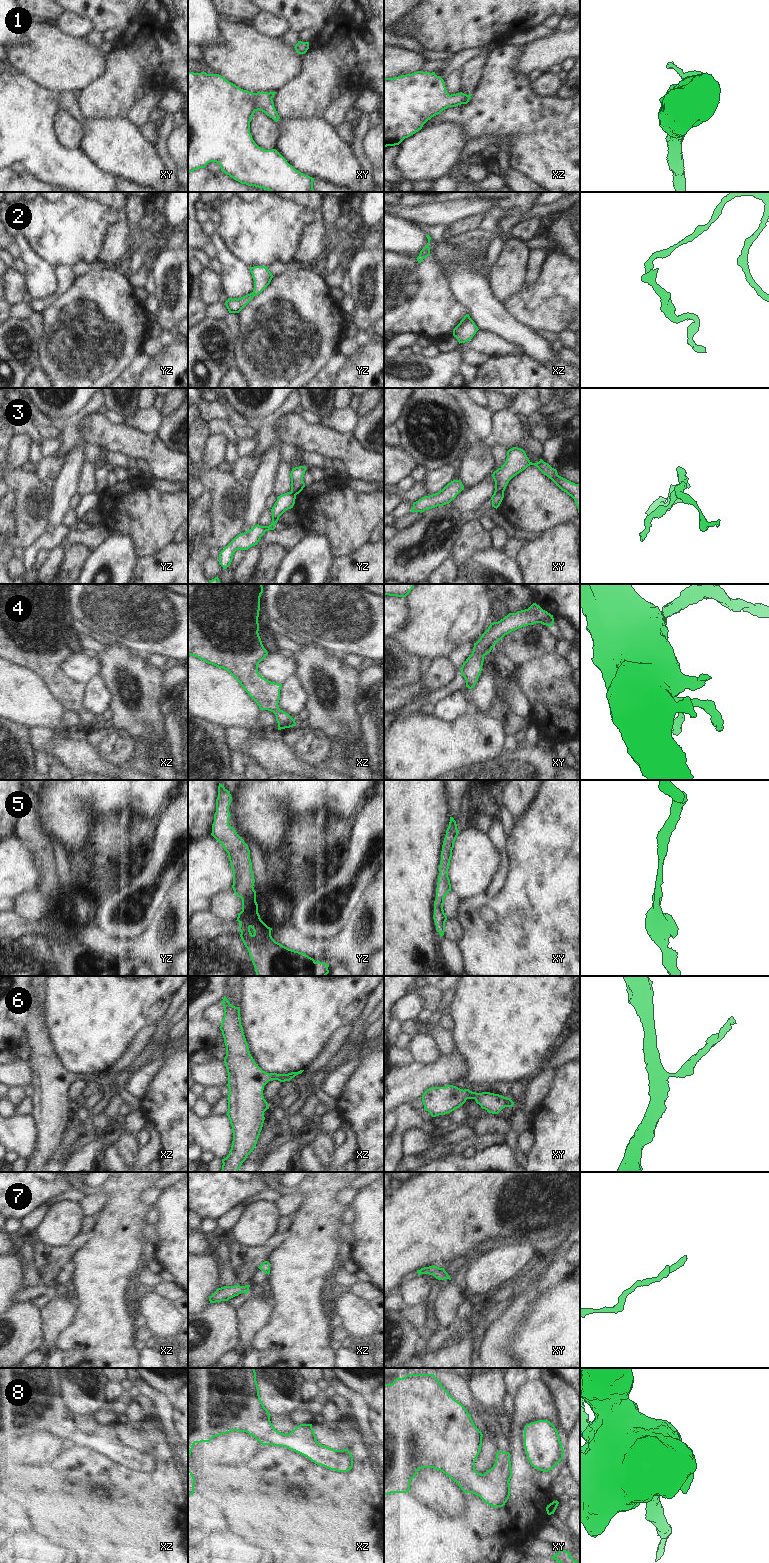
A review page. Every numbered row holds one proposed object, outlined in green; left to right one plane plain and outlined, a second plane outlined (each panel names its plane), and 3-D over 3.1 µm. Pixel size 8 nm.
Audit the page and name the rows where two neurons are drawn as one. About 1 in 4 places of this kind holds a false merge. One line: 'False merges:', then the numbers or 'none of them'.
False merges: 1, 3

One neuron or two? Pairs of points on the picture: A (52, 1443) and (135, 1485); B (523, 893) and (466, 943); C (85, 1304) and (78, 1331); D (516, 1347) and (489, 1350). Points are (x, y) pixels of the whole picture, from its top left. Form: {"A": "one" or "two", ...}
{"A": "two", "B": "one", "C": "one", "D": "two"}

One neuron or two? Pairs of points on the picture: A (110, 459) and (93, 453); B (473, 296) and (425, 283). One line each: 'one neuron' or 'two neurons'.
A: one neuron
B: two neurons

